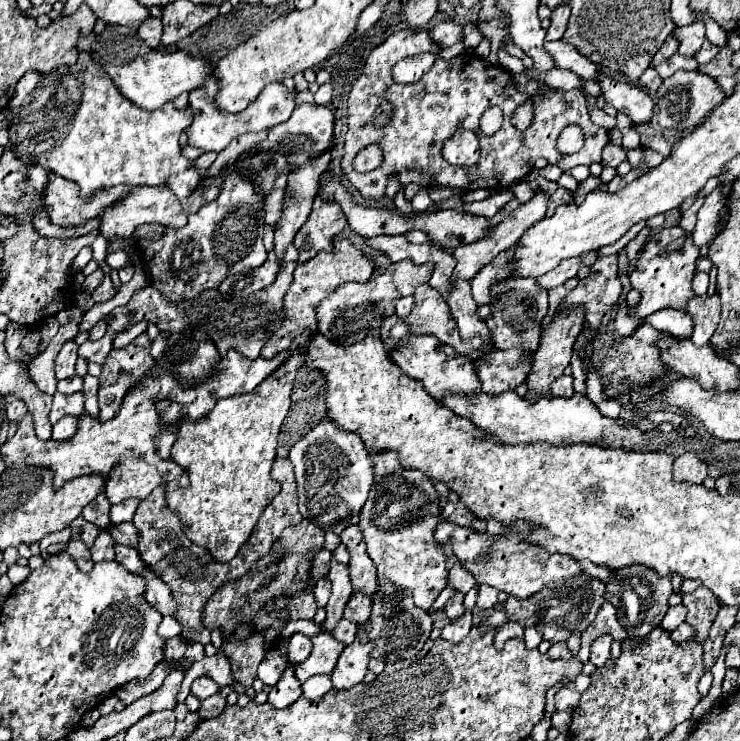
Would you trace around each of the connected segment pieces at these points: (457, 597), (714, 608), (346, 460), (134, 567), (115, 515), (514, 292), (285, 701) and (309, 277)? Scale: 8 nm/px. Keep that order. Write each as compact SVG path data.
M464 592L454 594L454 596L446 602L444 610L446 610L446 614L448 614L448 618L450 618L450 620L460 618L460 616L464 614Z
M702 586L690 594L682 594L682 600L682 604L688 608L686 622L696 628L696 640L704 642L720 608L718 598L712 594L710 588Z
M324 418L292 446L288 458L294 464L300 498L298 506L304 518L318 522L322 530L334 534L340 534L346 526L358 522L358 514L368 498L374 478L374 462L358 434L338 430Z
M116 544L116 560L120 564L124 564L130 572L138 572L138 570L150 570L142 564L140 556L138 556L138 550L136 548L124 548L120 544Z
M134 498L124 500L120 504L112 504L112 508L110 508L110 520L112 520L112 524L132 522L132 516L134 516L136 506L138 506L138 500L134 500Z
M508 278L502 282L492 284L492 296L494 300L490 302L490 316L486 318L486 324L492 332L494 344L500 350L510 350L514 346L522 346L526 350L534 350L536 346L536 330L540 330L540 322L547 312L548 292L536 284L532 278Z
M290 664L284 672L284 676L280 678L280 682L270 690L268 694L268 702L272 706L278 706L278 708L288 708L294 700L298 700L302 696L302 684L300 680L296 678L294 674L294 666Z
M336 237L335 243L338 248L334 252L322 252L316 258L308 260L306 264L300 264L294 270L294 280L286 292L284 298L284 310L286 310L286 320L282 322L280 330L274 332L274 336L266 342L262 348L264 358L272 358L282 350L290 350L290 344L294 342L296 336L300 336L304 330L314 330L316 322L316 306L322 298L326 298L330 292L334 292L338 286L346 282L368 282L372 272L374 272L374 262L368 258L360 248L356 248L348 238Z

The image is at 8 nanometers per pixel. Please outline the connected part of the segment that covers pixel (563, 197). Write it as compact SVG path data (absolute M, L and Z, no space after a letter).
M558 188L558 190L550 196L550 200L548 200L546 216L552 216L554 210L556 210L560 204L566 204L566 202L570 202L570 200L572 200L572 194L570 194L568 190L564 190L564 188Z

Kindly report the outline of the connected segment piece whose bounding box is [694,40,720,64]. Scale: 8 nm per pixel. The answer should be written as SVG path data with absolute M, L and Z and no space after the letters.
M704 40L704 44L702 44L702 48L700 48L700 52L694 56L696 58L696 62L698 64L708 64L716 54L720 52L720 48L716 46L716 44L712 44L710 40Z

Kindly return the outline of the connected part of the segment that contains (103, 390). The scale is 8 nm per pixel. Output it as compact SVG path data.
M140 334L134 342L130 342L128 346L124 348L116 348L108 354L108 358L104 360L102 364L102 374L100 374L100 400L98 400L98 408L100 408L100 414L98 414L98 420L100 422L108 422L112 420L120 406L122 406L122 400L124 396L128 394L128 390L138 382L142 380L142 376L150 370L152 366L152 356L150 356L150 338L148 334Z

